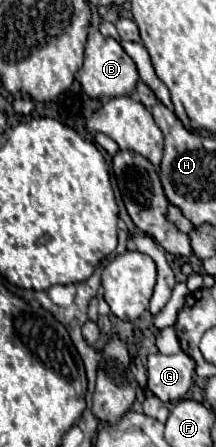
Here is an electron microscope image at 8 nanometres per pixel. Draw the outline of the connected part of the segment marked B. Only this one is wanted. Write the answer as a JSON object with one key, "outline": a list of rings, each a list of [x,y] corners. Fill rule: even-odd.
{"outline":[[[96,28],[90,30],[88,34],[88,44],[86,44],[86,54],[84,54],[84,64],[78,70],[78,80],[84,88],[84,92],[90,98],[116,98],[116,96],[130,96],[136,90],[138,82],[138,70],[134,60],[122,50],[122,46],[108,36],[102,36]]]}

